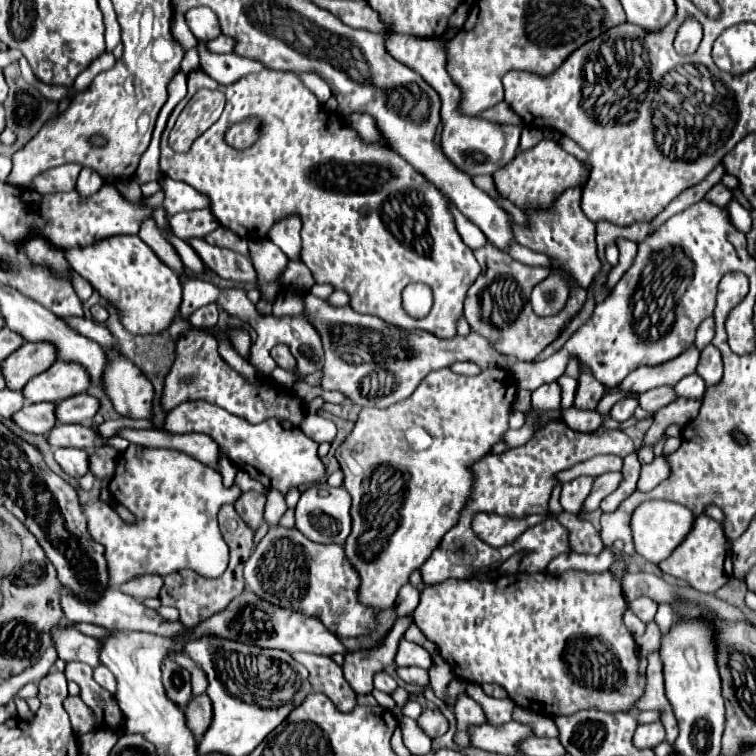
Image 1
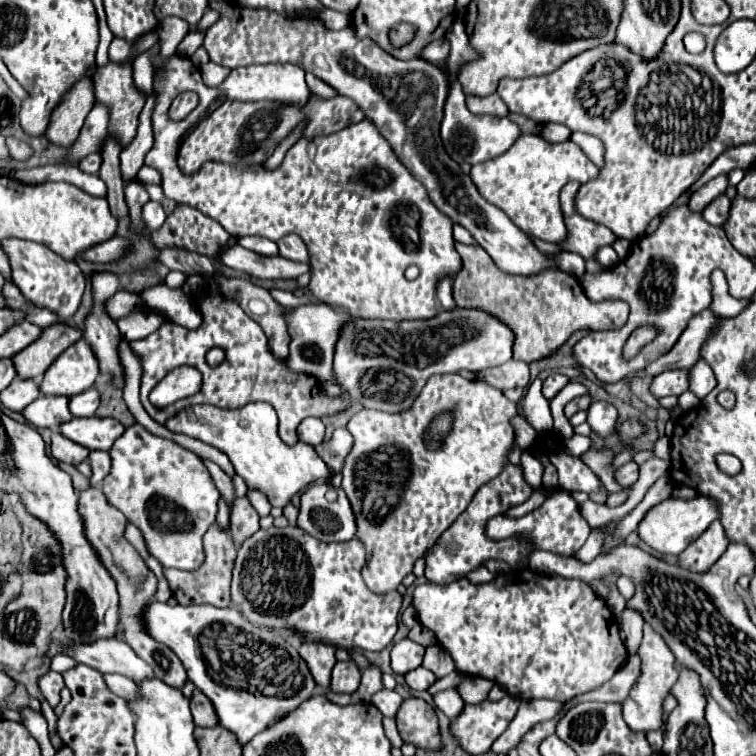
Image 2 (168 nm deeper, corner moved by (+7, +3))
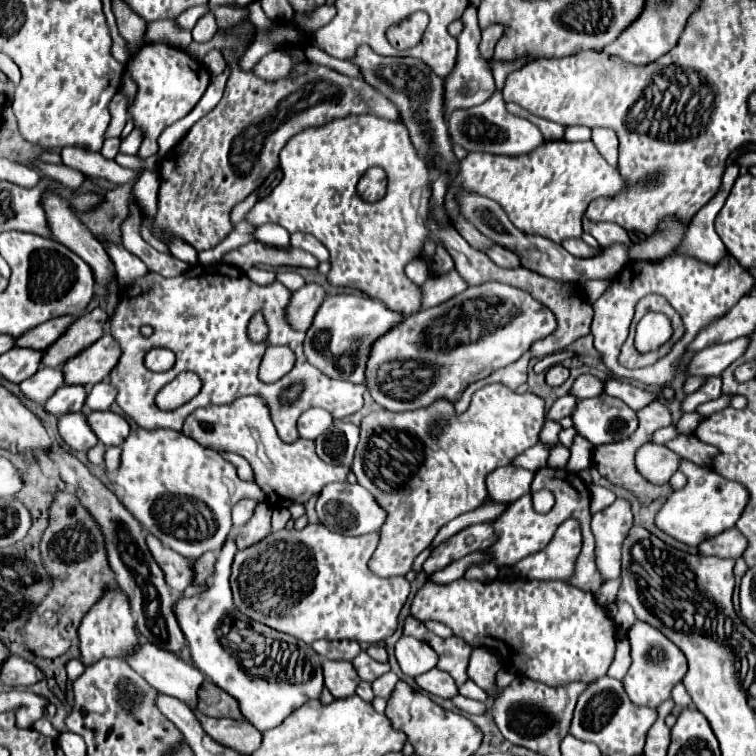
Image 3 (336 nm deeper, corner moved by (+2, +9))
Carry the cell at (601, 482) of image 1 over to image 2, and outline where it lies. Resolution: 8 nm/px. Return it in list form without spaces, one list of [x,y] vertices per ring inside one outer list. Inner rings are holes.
[[[627,462],[625,466],[617,468],[615,470],[615,480],[619,486],[631,486],[637,482],[637,476],[639,476],[639,466],[635,462]]]

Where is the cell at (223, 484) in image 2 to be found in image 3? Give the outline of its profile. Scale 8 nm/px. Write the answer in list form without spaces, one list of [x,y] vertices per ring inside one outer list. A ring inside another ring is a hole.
[[[242,500],[238,506],[234,506],[234,528],[242,528],[254,514],[254,508],[258,506],[256,500]]]

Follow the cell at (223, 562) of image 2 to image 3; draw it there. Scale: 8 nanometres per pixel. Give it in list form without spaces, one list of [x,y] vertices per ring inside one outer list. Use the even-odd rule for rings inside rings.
[[[206,552],[202,558],[196,560],[196,578],[194,578],[194,584],[204,584],[206,578],[212,576],[214,572],[214,564],[216,564],[216,554],[214,552]]]

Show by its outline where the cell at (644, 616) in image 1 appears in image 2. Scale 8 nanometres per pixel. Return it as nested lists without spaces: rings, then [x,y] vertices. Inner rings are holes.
[[[625,608],[619,616],[619,622],[621,622],[619,628],[621,628],[621,638],[623,638],[625,646],[631,652],[635,652],[635,648],[641,642],[641,630],[643,630],[643,624],[645,624],[641,612],[637,612],[633,608]]]

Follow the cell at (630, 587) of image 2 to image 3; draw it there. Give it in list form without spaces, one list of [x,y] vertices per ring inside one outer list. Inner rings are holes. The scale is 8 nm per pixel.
[[[608,580],[608,582],[594,594],[596,602],[600,602],[600,606],[604,606],[604,608],[610,608],[610,604],[612,604],[614,598],[616,598],[618,586],[620,586],[620,580]]]

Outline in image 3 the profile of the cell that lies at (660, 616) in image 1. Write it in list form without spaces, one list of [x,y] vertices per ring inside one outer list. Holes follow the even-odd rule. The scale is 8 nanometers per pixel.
[[[636,620],[630,626],[628,642],[630,642],[630,650],[632,650],[632,664],[630,664],[628,674],[624,676],[626,694],[638,706],[658,708],[664,700],[670,698],[672,688],[678,682],[682,682],[682,678],[686,676],[686,672],[688,672],[686,656],[660,630],[656,630],[654,626],[650,626],[646,622],[640,622],[640,620]]]

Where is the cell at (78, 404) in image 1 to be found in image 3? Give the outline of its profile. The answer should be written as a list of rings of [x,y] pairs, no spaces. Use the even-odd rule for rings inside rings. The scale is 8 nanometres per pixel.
[[[98,382],[90,388],[86,406],[90,410],[108,410],[112,406],[112,402],[116,400],[116,394],[118,394],[118,390],[110,382]]]

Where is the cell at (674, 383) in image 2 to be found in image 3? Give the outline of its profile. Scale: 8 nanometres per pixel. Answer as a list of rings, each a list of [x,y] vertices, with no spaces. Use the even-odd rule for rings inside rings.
[[[742,336],[732,342],[708,346],[694,356],[688,370],[692,376],[720,376],[732,362],[736,362],[746,352],[748,344],[750,340]]]

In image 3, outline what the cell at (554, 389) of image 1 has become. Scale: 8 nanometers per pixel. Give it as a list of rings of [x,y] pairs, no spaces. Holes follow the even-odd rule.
[[[556,364],[556,366],[548,368],[548,372],[546,372],[546,384],[548,386],[560,386],[560,384],[564,384],[568,380],[568,376],[570,376],[570,370],[564,368],[562,364]]]

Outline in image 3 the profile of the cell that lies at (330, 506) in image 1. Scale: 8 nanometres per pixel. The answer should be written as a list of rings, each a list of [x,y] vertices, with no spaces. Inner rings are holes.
[[[348,482],[324,486],[316,504],[316,512],[320,522],[328,530],[342,536],[364,536],[370,532],[378,532],[388,516],[388,512],[376,502],[376,498],[366,488],[362,488],[360,484],[348,484]]]

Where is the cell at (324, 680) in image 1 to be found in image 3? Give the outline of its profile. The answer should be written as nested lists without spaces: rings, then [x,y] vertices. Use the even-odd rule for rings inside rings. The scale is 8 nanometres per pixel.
[[[316,640],[312,644],[312,648],[326,660],[352,660],[360,654],[360,644],[354,640],[340,640],[340,642],[332,642],[332,640]]]

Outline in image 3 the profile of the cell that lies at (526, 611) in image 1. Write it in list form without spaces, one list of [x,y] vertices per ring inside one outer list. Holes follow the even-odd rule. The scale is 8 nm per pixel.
[[[458,578],[450,584],[426,582],[412,600],[412,616],[418,620],[436,620],[452,628],[454,636],[464,638],[470,646],[490,646],[498,650],[502,662],[514,668],[516,674],[544,682],[548,686],[560,686],[568,682],[590,682],[592,678],[606,676],[608,666],[614,660],[616,628],[602,606],[596,604],[590,592],[582,592],[560,580],[518,580],[502,578],[494,582],[478,582]]]

